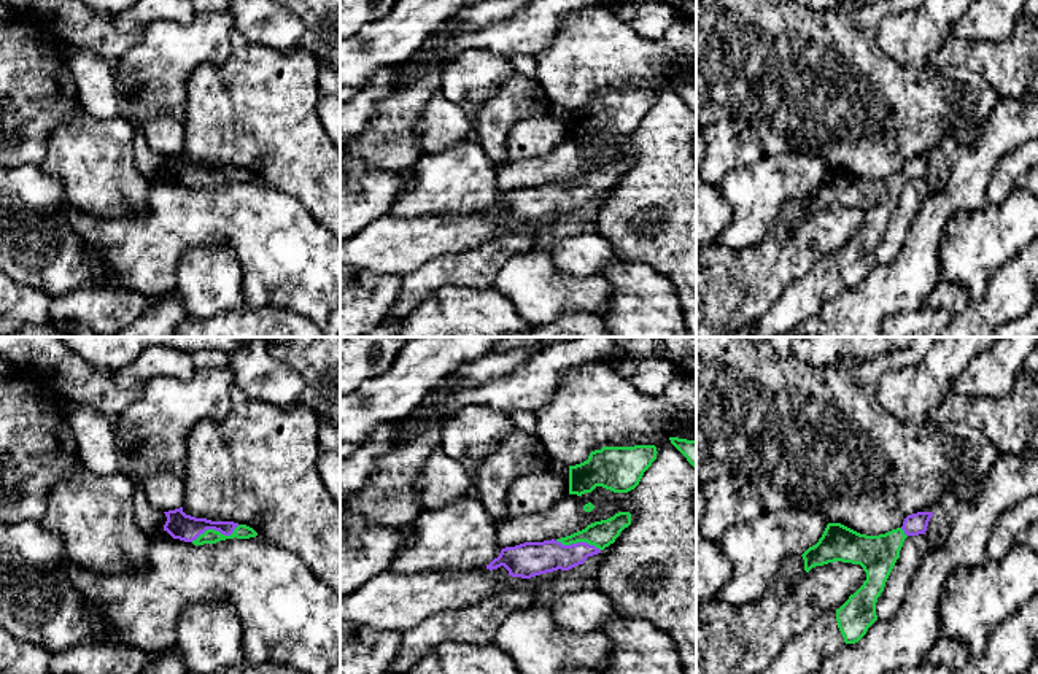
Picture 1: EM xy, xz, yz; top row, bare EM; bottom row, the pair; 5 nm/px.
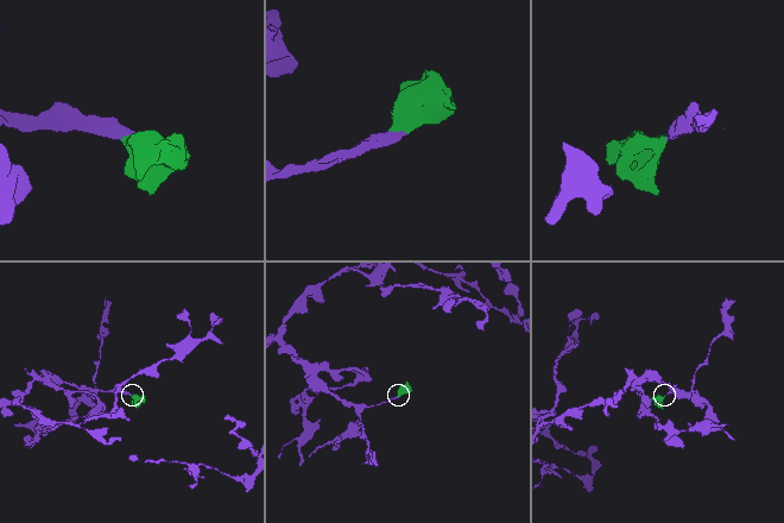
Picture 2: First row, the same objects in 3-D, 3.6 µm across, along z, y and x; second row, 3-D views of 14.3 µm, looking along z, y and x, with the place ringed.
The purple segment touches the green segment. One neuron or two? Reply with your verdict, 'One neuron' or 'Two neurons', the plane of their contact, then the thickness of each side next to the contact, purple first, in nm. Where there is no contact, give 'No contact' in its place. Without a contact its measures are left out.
One neuron. Touches purple in xy. Thickness 140 nm (purple) against 80 nm

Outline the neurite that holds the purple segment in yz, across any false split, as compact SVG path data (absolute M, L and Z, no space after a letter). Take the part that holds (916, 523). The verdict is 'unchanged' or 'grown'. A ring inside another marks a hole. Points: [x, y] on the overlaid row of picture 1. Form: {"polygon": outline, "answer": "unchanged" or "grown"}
{"polygon": "M931 512L908 515L901 528L879 536L860 534L841 523L828 523L819 542L801 556L804 571L835 561L860 564L866 572L863 585L836 609L838 628L846 644L858 642L877 620L876 602L900 558L908 536L925 534Z", "answer": "grown"}

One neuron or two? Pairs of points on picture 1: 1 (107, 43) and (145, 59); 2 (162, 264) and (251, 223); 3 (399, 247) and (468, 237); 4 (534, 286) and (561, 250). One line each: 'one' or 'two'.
1: two
2: one
3: one
4: two

